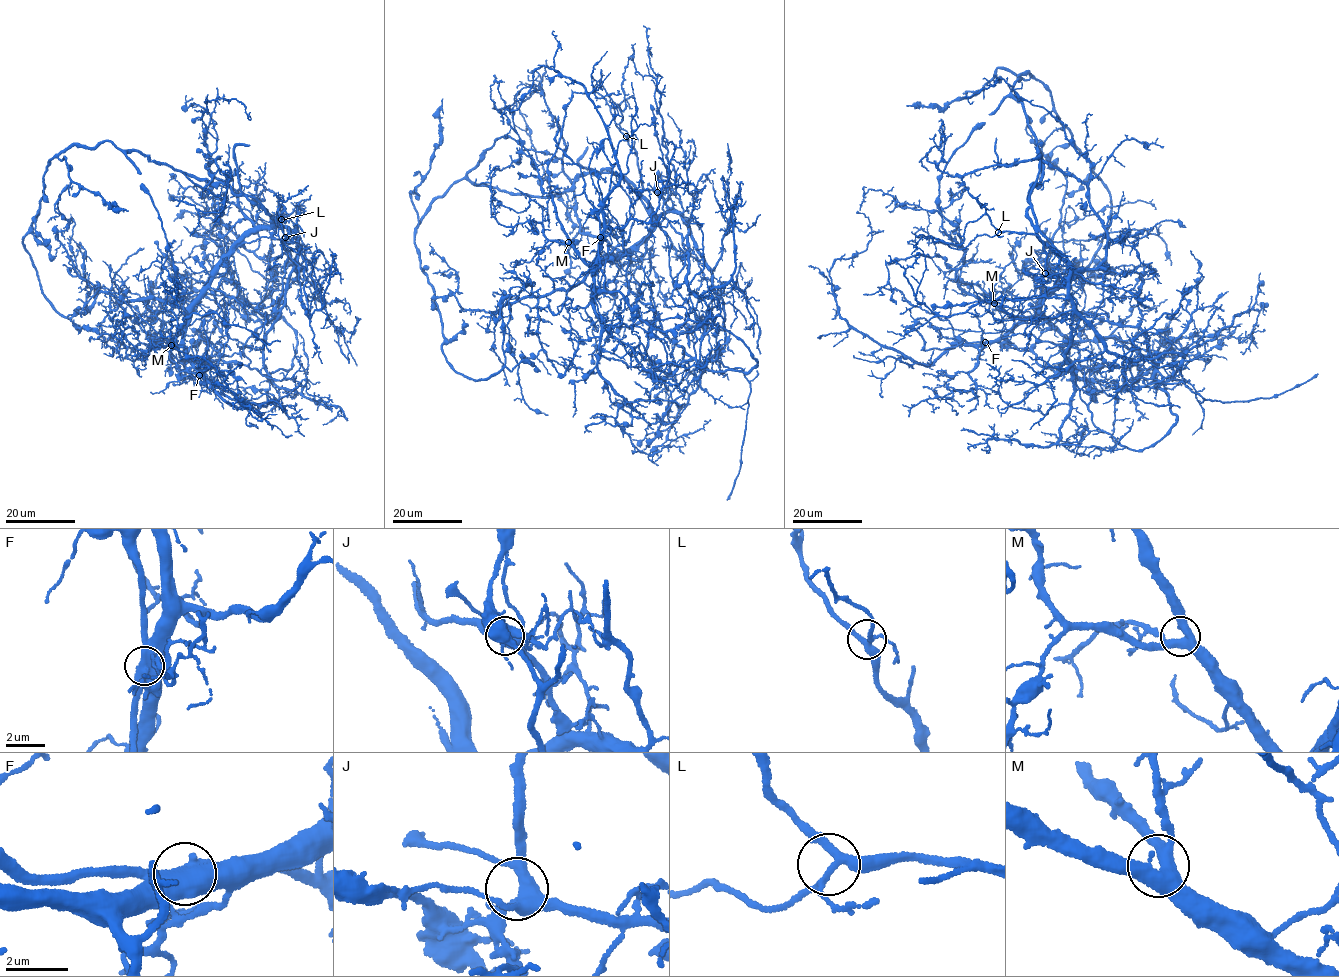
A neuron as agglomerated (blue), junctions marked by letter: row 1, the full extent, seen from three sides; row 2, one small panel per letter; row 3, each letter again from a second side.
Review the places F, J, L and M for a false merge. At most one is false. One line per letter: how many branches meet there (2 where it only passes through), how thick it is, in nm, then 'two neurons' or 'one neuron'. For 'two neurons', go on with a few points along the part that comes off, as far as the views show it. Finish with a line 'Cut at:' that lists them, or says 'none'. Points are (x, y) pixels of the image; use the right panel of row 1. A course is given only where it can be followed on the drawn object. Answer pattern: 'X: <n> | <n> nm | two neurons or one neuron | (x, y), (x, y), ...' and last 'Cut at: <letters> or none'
F: 4 | 550 nm | two neurons | (985, 342), (1084, 382), (1093, 423), (1121, 445), (1142, 450), (1176, 420), (1145, 335), (1105, 314), (927, 326)
J: 5 | 400 nm | one neuron
L: 4 | 260 nm | one neuron
M: 4 | 440 nm | one neuron
Cut at: F

